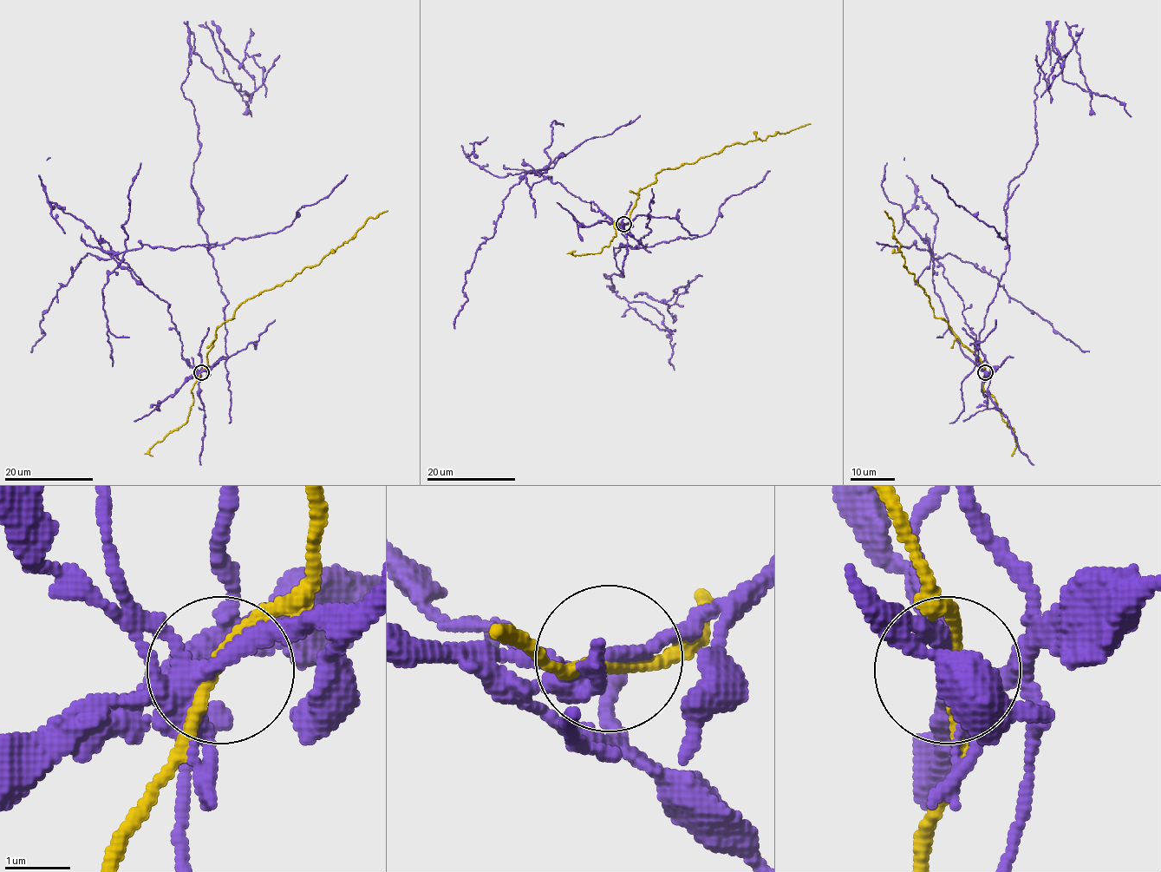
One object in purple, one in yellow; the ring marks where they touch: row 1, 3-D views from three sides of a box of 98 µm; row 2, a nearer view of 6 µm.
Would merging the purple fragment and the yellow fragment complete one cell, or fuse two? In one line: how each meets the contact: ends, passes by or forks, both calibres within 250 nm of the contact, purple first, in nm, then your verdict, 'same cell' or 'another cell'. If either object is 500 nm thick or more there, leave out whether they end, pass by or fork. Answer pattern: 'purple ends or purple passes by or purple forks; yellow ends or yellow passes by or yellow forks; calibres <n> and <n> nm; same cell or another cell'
purple forks; yellow passes by; calibres 280 and 160 nm; another cell

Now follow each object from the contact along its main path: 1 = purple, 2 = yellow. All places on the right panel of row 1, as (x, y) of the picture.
1: (985, 372), (975, 350), (1050, 31), (1063, 80), (1091, 92), (1065, 21), (1047, 88), (1036, 55)
2: (985, 372), (981, 359), (945, 320), (934, 315), (929, 297), (903, 265), (894, 221), (885, 210)

